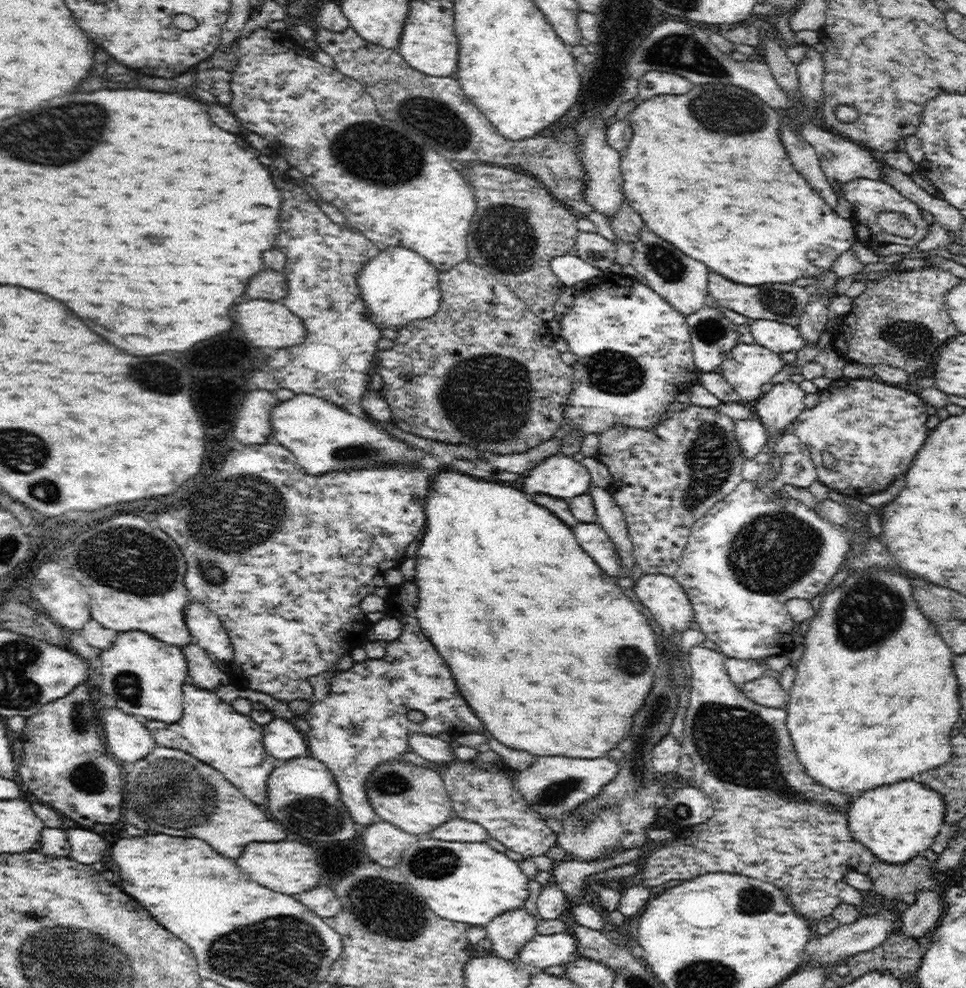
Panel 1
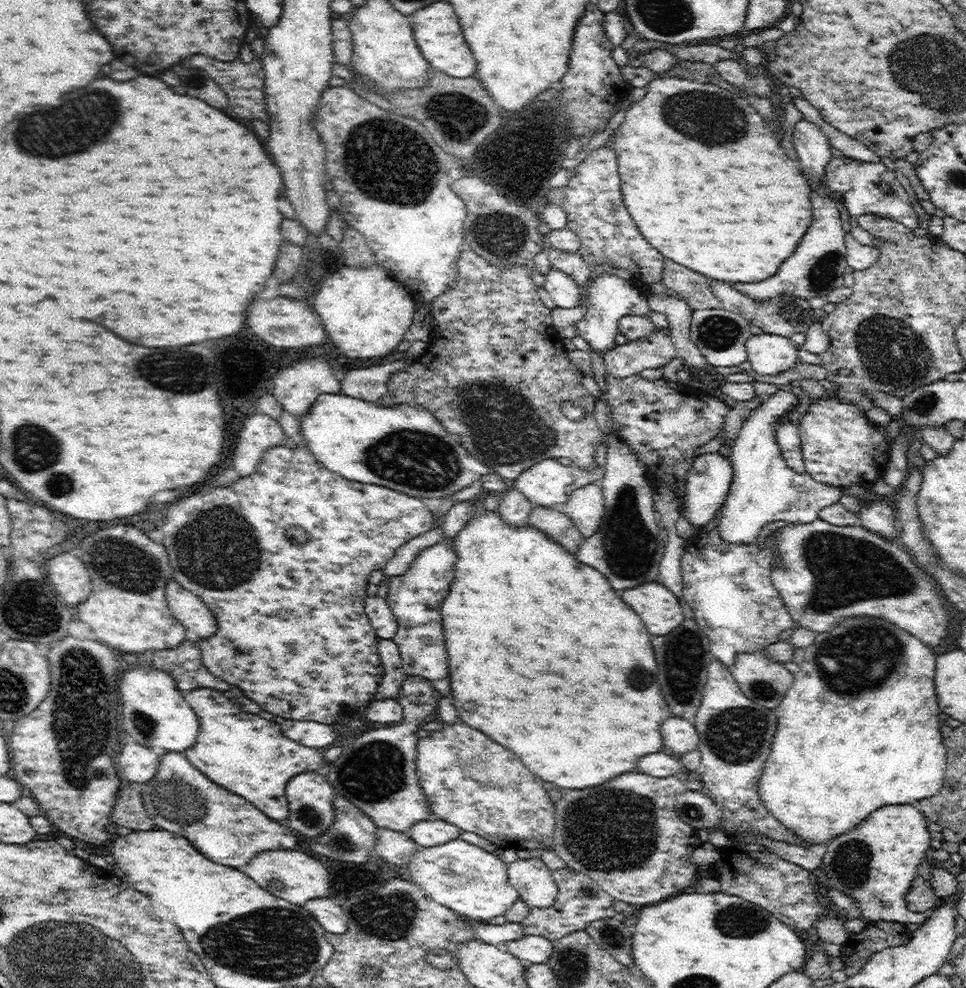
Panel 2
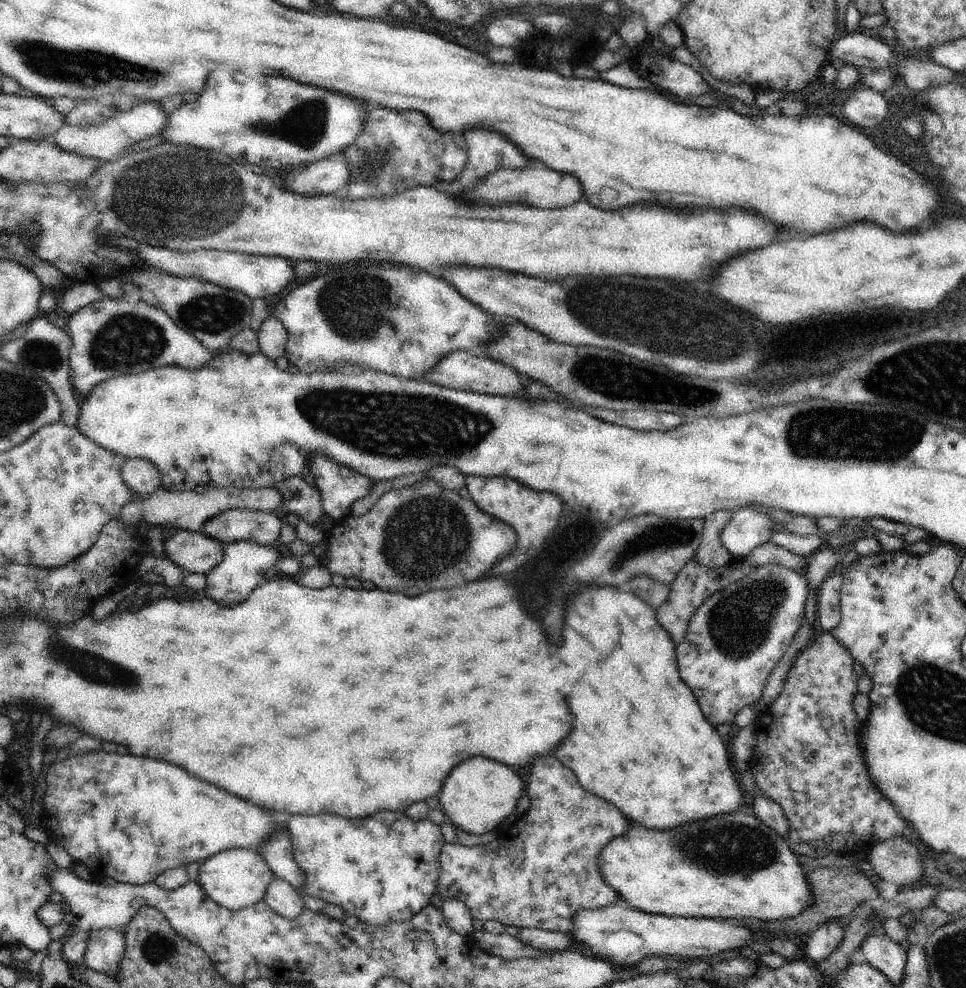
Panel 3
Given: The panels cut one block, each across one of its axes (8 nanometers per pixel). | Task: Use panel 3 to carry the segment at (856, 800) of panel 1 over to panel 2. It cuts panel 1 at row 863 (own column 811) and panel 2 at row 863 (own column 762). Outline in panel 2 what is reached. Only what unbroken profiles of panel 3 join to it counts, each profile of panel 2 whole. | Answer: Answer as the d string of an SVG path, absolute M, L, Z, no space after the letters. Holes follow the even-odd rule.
M914 803L893 804L871 812L862 824L837 836L827 844L824 872L830 886L852 897L861 910L861 918L872 921L894 921L907 924L922 924L933 912L912 912L905 896L916 878L916 868L922 864L930 848L928 820Z

